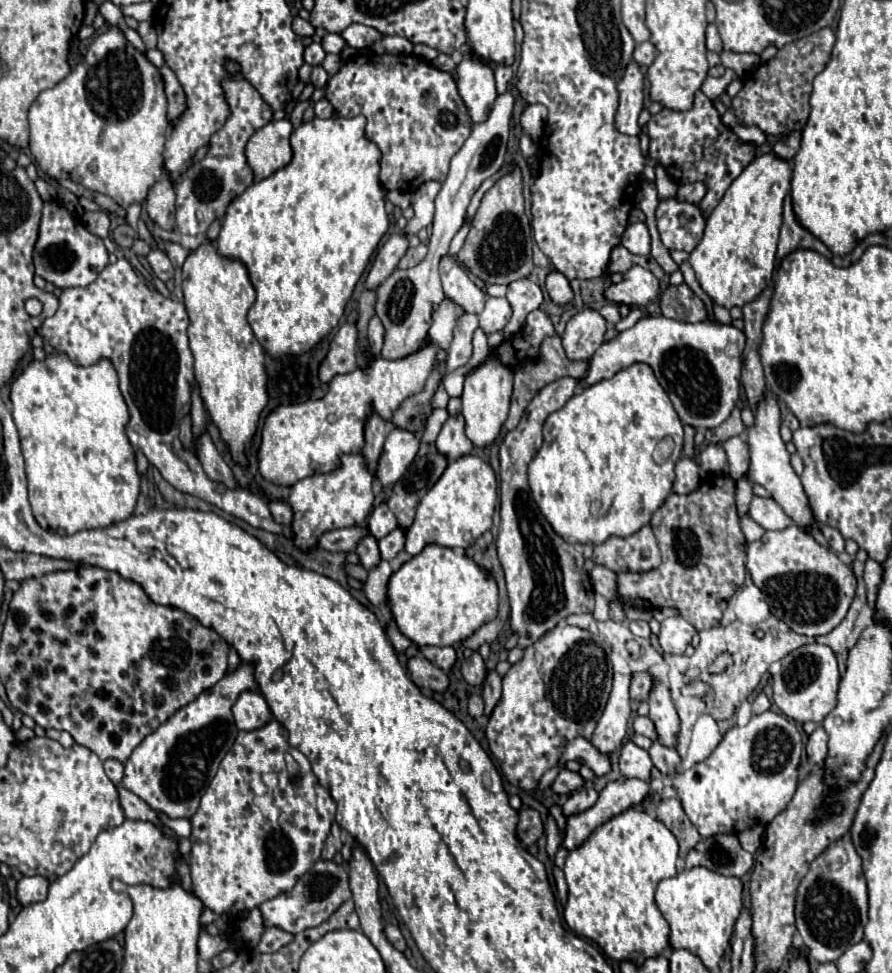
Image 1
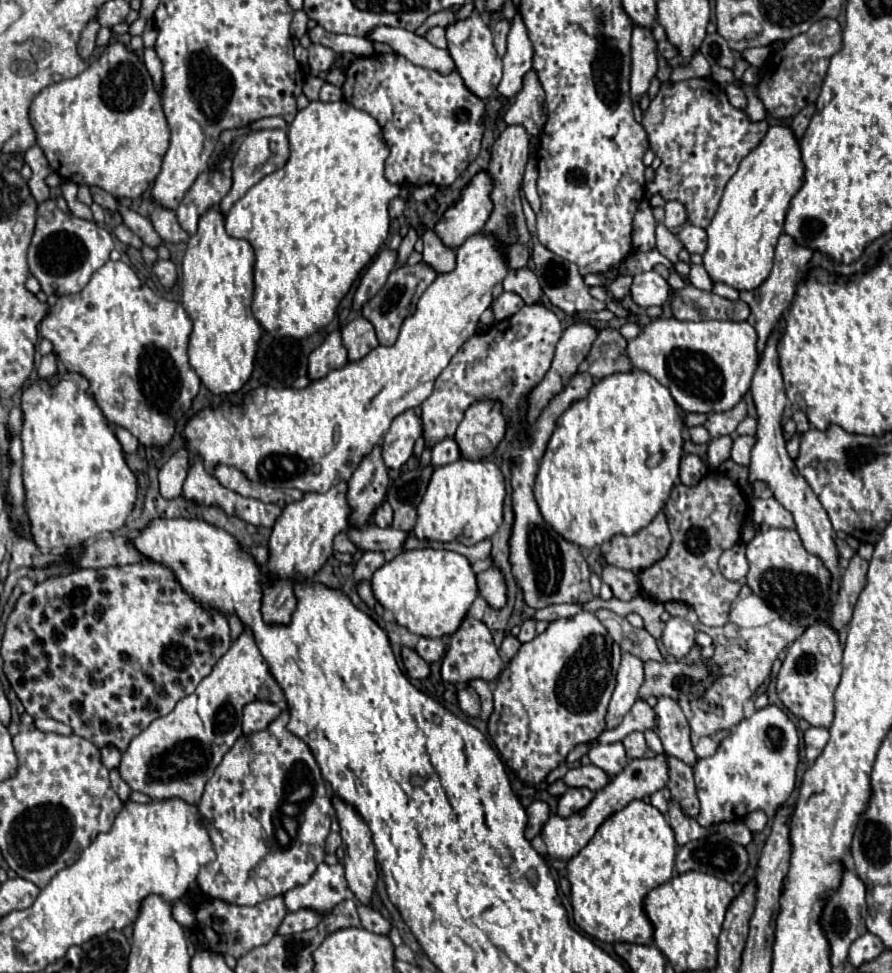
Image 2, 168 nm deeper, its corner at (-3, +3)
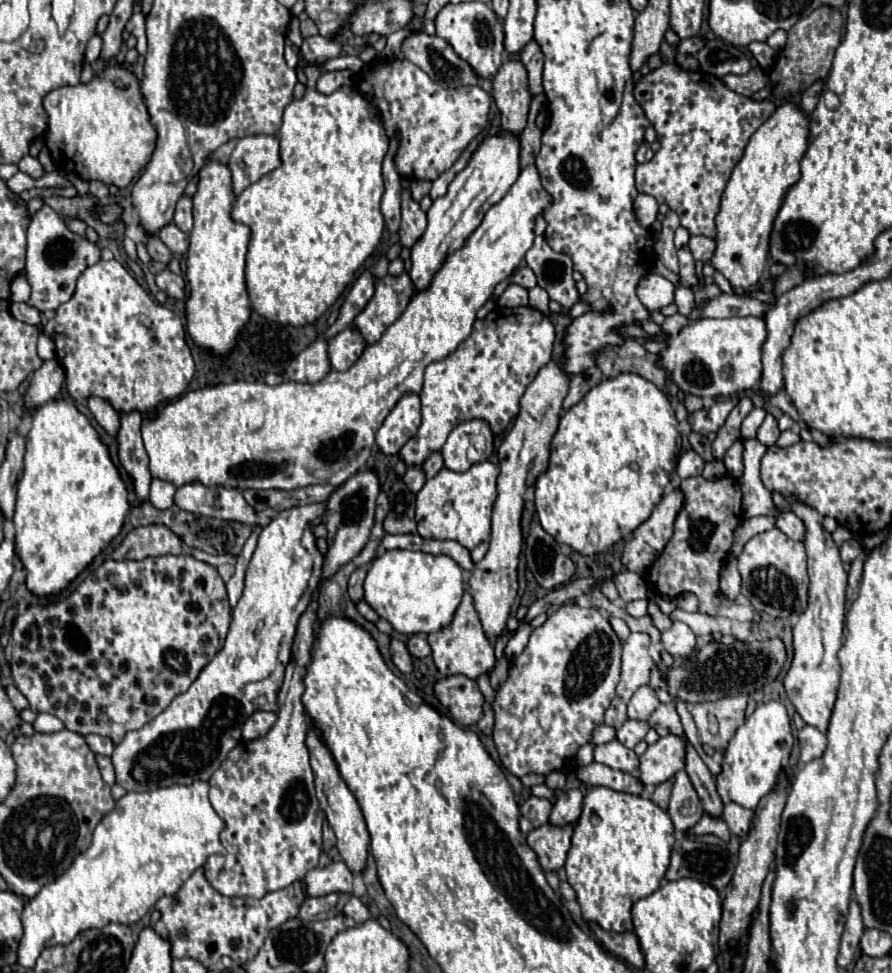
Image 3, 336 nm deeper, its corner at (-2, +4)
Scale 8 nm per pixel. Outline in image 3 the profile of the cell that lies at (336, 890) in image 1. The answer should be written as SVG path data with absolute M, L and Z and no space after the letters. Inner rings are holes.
M332 861L324 869L312 869L306 877L306 893L310 897L320 897L328 893L352 893L352 871L344 861Z

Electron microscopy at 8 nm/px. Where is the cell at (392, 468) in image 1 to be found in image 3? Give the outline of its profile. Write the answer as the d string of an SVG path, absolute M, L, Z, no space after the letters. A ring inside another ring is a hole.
M404 395L388 413L382 427L376 431L376 445L386 455L396 455L400 447L412 439L420 427L420 395Z

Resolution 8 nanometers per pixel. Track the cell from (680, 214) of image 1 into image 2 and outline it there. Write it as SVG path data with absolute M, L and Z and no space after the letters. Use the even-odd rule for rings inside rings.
M683 222L681 230L675 234L675 238L681 242L683 248L687 248L689 252L697 252L703 254L703 250L707 248L707 234L703 228L693 226L691 222Z

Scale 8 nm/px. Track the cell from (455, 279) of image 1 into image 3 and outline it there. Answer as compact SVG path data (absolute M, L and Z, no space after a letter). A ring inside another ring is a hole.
M402 179L402 225L400 225L400 245L412 247L416 239L426 229L426 213L420 209L418 201L410 195L410 181Z

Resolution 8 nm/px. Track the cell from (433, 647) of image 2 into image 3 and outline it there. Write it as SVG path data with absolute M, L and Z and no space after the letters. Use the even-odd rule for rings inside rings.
M412 635L406 641L406 647L408 647L408 651L410 651L410 655L414 659L422 659L422 657L428 657L430 655L430 645L426 643L426 637L424 635Z

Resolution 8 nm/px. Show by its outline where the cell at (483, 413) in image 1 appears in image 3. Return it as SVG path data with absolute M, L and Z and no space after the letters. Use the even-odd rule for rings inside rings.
M474 419L474 421L468 421L468 423L462 423L462 425L454 427L452 433L448 435L444 447L440 449L446 469L454 469L456 473L462 473L462 471L470 469L472 463L466 459L466 449L468 449L468 437L472 433L480 433L480 435L486 437L488 443L492 443L492 431L490 431L486 421Z

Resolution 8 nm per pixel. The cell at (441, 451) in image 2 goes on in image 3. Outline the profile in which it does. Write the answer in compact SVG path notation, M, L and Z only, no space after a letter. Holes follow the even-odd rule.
M432 453L432 455L422 463L422 473L426 475L426 479L430 479L430 477L434 477L442 467L444 467L442 455L440 455L440 453Z

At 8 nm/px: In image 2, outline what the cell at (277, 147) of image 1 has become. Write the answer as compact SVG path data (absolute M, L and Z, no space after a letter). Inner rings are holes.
M255 130L249 136L245 136L245 140L239 144L239 148L237 148L237 152L233 156L233 188L219 204L221 214L227 214L231 210L231 206L251 186L255 186L261 178L265 178L267 174L283 168L287 158L289 158L289 140L287 140L287 132L285 130Z

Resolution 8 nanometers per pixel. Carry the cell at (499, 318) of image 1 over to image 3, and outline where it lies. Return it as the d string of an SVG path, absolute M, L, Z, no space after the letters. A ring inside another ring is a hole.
M508 285L506 291L498 299L500 307L522 307L528 305L528 291L520 285Z

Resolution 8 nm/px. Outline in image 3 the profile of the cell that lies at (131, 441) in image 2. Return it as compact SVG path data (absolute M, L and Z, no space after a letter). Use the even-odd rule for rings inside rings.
M90 397L88 409L90 409L90 413L94 415L94 419L96 419L110 435L116 435L116 433L118 433L118 429L120 429L120 415L118 415L118 411L116 411L108 401L102 401L102 397Z

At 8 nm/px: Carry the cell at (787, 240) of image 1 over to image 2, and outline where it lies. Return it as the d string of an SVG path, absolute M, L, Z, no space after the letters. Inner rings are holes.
M781 234L779 242L777 242L777 248L775 248L775 264L773 264L773 270L769 274L769 278L755 290L747 290L747 292L741 292L741 300L749 304L751 308L751 316L749 316L749 324L755 328L757 332L757 352L759 356L763 354L765 346L767 346L767 338L771 336L773 328L777 326L779 318L783 316L783 312L791 306L793 302L793 296L795 296L795 286L797 286L797 278L799 278L799 272L803 268L807 268L809 260L813 256L813 250L805 248L805 246L799 246L795 244L795 240L789 236L789 234Z

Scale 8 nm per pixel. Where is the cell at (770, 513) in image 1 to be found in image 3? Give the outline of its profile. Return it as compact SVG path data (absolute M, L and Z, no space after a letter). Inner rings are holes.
M786 511L786 513L778 513L778 523L776 527L780 531L784 531L790 539L794 541L804 541L804 533L806 533L806 527L802 523L802 519L798 515L794 515L792 511Z

